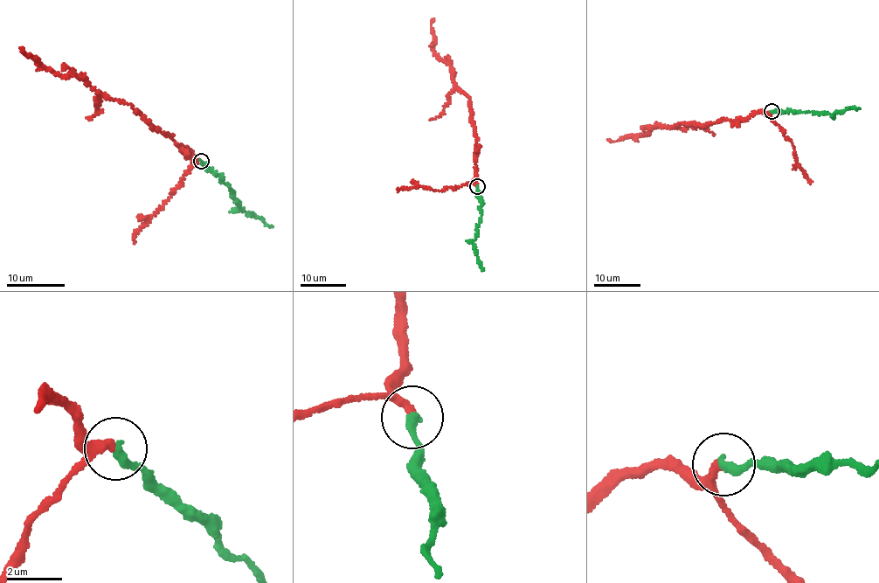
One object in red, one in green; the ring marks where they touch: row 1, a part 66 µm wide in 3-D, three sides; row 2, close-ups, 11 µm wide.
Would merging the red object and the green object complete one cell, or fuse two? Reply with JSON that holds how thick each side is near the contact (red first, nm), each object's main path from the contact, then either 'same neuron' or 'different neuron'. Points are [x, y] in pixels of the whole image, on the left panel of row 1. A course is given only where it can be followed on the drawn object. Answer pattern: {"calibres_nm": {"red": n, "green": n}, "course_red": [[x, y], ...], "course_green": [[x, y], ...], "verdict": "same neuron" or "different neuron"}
{"calibres_nm": {"red": 220, "green": 300}, "course_red": [[200, 161], [132, 107], [109, 99], [81, 77], [58, 75], [39, 65], [22, 47]], "course_green": [[200, 162], [234, 191], [235, 198], [243, 211], [272, 225]], "verdict": "same neuron"}

